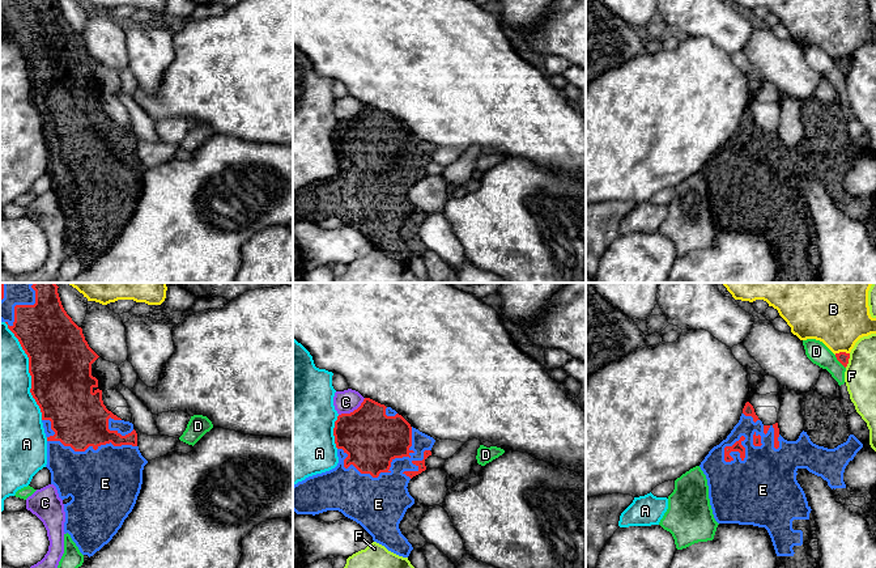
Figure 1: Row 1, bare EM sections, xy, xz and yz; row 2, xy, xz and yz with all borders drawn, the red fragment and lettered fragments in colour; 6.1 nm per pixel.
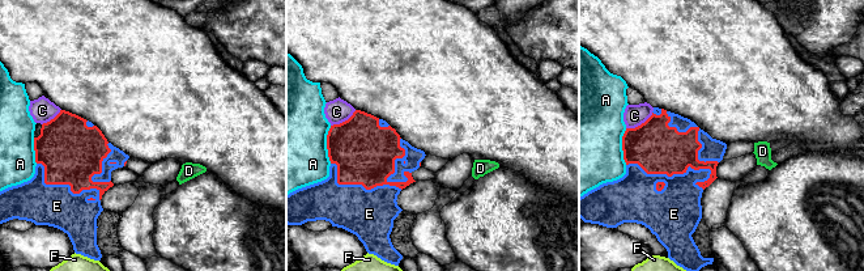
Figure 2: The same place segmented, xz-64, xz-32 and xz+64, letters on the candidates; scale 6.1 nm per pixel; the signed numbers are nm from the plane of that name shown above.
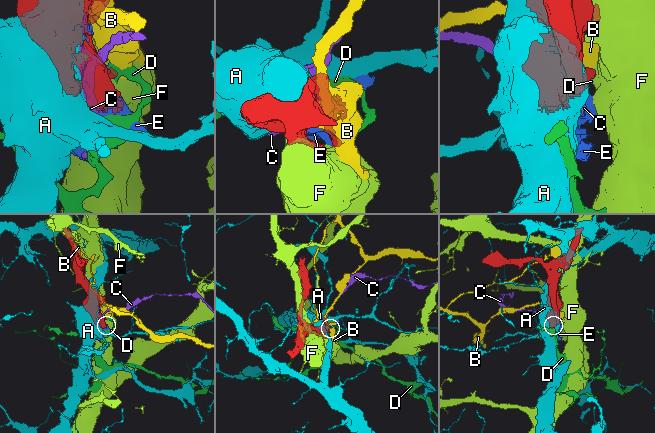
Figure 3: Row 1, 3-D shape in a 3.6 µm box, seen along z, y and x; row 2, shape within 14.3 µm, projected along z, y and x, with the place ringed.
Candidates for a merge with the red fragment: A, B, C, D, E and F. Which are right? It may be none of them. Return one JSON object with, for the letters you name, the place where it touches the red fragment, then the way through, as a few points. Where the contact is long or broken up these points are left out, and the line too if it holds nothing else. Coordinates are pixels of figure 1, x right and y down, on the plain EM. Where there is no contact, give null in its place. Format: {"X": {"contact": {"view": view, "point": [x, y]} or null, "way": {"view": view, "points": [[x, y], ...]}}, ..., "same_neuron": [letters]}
{"E": {"contact": {"view": "xz", "point": [381, 178]}}, "same_neuron": ["E"]}

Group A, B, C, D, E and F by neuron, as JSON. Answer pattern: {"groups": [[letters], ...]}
{"groups": [["A"], ["B"], ["C"], ["D"], ["E"], ["F"]]}

